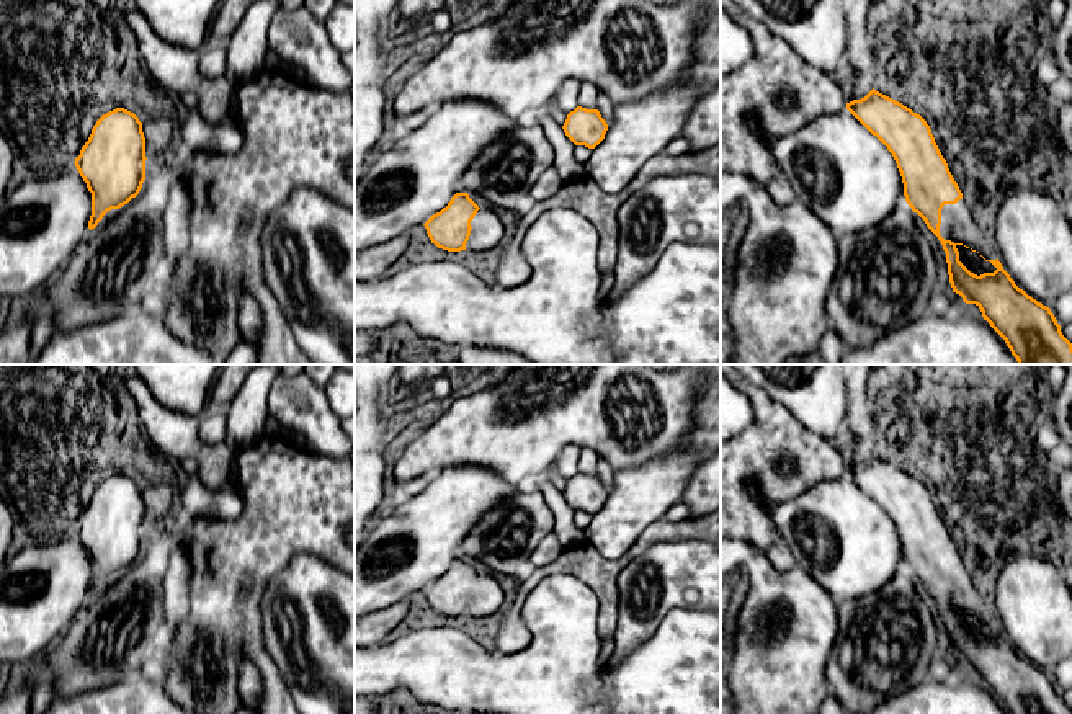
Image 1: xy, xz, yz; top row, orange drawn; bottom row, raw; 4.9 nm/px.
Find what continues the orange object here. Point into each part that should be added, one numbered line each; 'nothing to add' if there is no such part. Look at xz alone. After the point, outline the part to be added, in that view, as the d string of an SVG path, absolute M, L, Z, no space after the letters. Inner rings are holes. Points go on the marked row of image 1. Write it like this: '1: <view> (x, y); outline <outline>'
1: xz (487, 236); outline M480 208L471 221L471 227L472 230L466 243L469 252L495 257L507 242L508 230L494 209Z

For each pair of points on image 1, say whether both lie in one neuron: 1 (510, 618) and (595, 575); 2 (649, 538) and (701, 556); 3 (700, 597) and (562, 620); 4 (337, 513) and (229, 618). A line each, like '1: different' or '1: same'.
1: same
2: different
3: different
4: same

